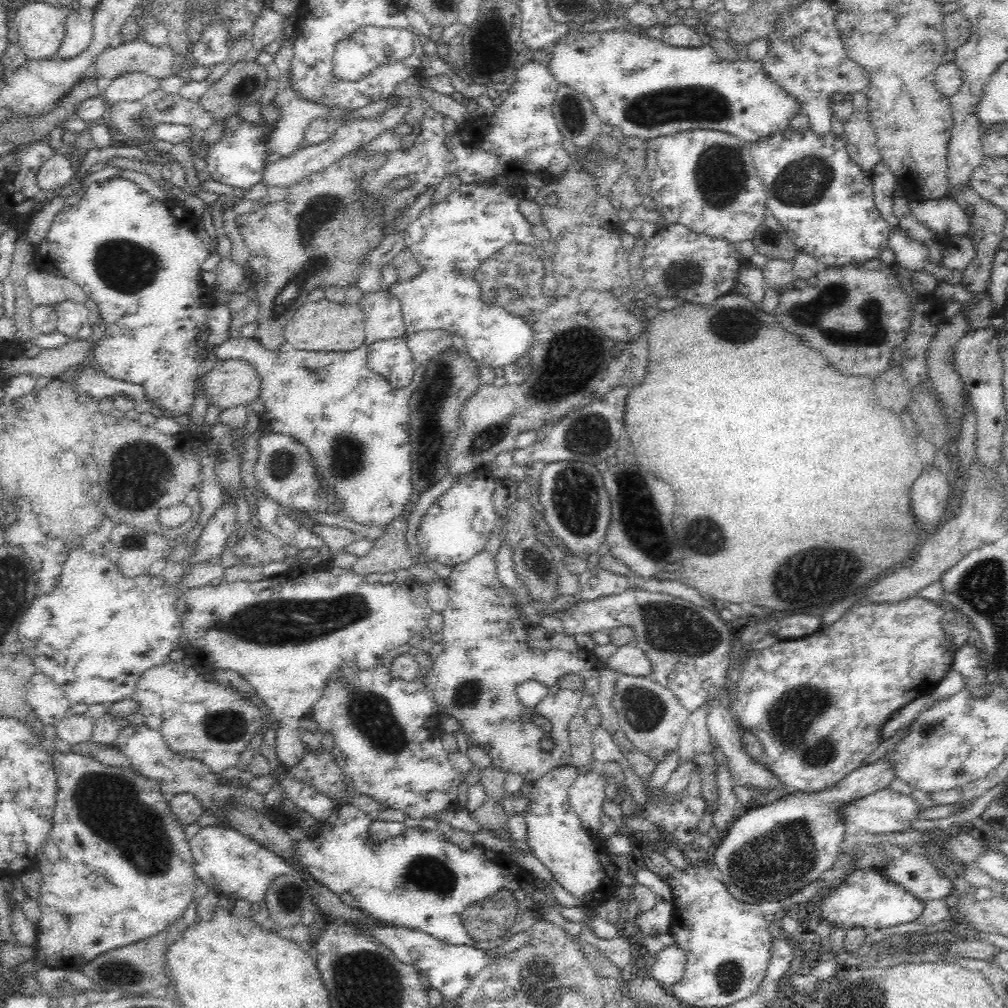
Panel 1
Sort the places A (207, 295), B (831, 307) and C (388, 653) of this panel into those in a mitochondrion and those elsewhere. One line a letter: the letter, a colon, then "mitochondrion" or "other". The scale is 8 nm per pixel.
A: other
B: mitochondrion
C: other

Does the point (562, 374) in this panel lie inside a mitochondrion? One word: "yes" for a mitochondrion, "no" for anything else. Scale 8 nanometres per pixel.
yes

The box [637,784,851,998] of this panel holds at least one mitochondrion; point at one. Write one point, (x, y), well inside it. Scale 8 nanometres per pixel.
(785, 854)

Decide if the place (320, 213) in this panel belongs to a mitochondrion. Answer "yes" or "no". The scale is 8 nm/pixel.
yes

